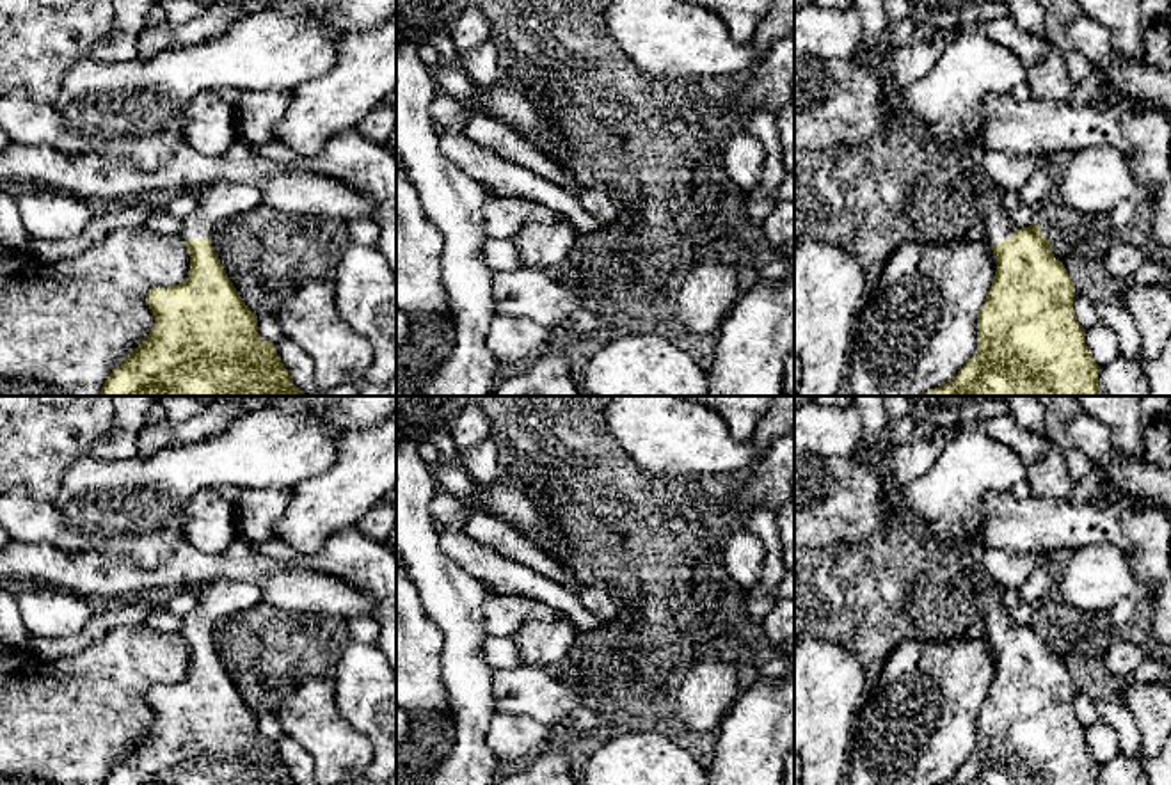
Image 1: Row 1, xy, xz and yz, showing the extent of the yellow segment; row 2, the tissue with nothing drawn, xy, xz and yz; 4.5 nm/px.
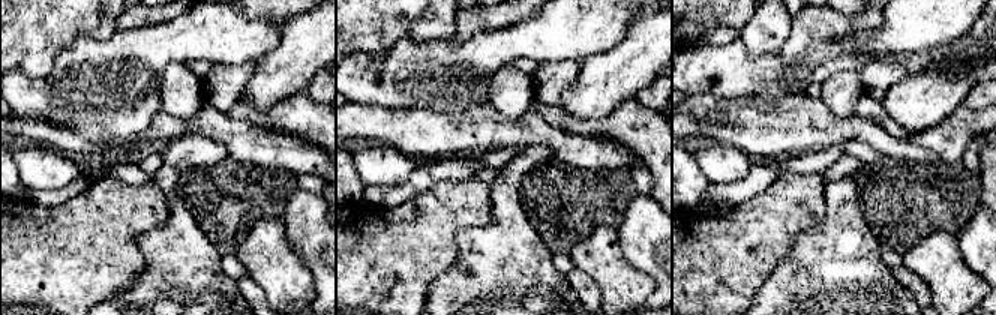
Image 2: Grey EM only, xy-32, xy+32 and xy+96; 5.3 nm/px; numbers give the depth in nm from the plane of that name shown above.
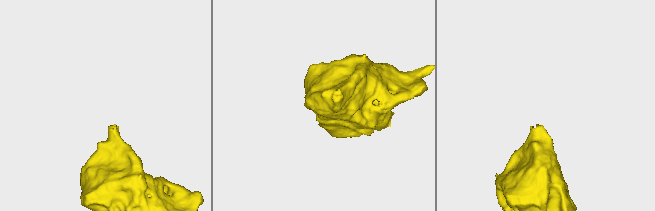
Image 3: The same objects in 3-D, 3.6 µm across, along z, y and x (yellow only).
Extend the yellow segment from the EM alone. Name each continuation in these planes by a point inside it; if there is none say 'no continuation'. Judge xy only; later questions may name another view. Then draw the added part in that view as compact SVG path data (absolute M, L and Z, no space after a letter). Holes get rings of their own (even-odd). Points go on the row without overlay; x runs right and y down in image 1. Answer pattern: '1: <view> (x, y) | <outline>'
1: xy (219, 599) | M222 579L194 590L197 606L183 618L183 636L204 636L227 615L263 602L261 591L236 579Z

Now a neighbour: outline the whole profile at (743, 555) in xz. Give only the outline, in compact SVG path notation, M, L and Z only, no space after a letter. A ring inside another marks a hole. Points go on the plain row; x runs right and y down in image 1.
M746 526L734 531L723 543L725 568L746 591L761 583L764 558L764 545Z

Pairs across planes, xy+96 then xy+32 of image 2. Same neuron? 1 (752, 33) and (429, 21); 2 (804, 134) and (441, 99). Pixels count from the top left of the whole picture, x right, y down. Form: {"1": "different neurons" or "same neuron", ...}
{"1": "same neuron", "2": "different neurons"}

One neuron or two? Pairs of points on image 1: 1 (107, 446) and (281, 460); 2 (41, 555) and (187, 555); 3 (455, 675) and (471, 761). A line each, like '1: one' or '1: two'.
1: two
2: one
3: one

